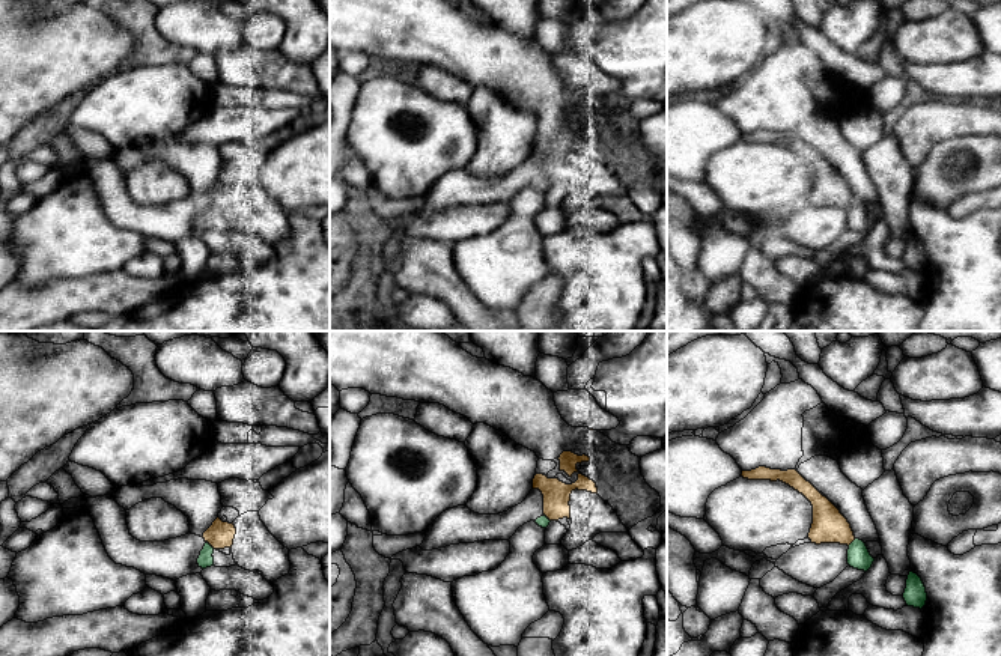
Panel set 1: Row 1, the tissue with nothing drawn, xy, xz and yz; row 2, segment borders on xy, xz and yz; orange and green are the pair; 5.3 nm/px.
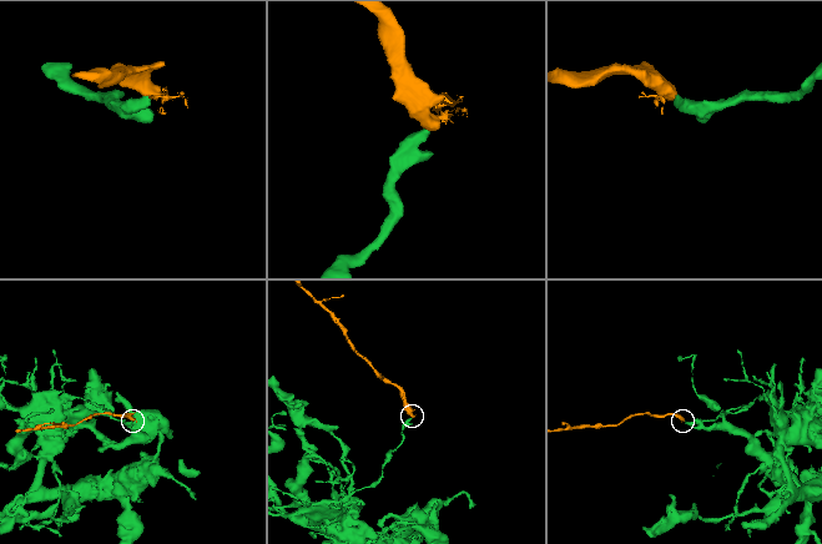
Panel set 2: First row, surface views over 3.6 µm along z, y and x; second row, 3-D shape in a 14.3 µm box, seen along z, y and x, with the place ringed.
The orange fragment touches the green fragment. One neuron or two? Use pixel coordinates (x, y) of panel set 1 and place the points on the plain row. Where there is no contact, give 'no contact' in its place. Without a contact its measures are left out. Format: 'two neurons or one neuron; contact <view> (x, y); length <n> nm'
two neurons; contact xy (211, 208); length 60 nm

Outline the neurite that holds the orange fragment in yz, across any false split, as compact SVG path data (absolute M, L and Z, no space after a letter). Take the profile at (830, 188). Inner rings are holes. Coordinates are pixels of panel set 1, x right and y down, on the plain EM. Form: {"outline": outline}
{"outline": "M759 129L751 134L742 134L741 138L748 143L780 143L802 156L813 169L813 187L808 196L811 206L840 206L849 209L855 203L847 182L796 132L781 134Z"}

